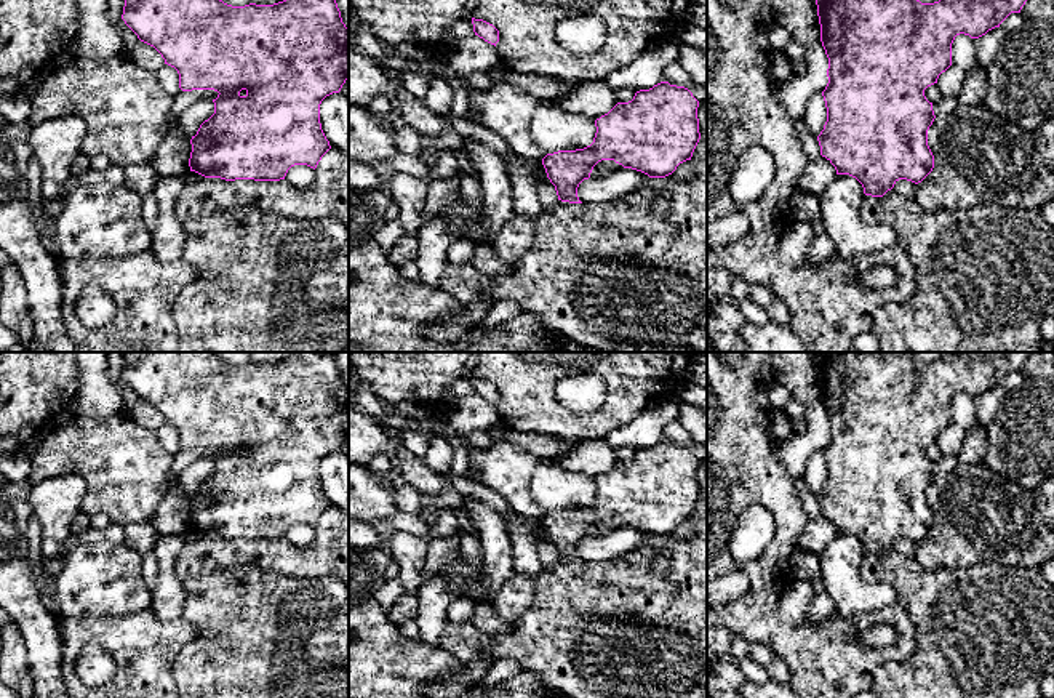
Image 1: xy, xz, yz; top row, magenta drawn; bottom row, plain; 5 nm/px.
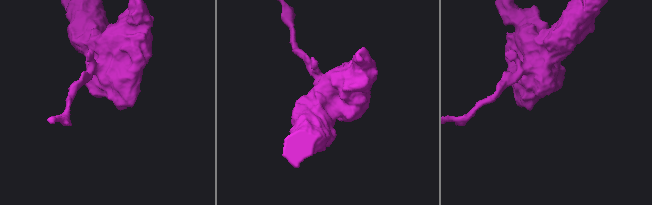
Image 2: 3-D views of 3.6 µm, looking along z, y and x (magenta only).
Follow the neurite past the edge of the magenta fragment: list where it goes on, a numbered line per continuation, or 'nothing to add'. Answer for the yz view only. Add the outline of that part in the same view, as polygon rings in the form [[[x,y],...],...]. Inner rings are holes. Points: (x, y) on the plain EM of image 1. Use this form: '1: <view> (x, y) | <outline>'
nothing to add

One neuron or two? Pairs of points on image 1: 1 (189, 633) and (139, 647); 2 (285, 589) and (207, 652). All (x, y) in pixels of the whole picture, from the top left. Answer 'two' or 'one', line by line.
1: one
2: one

